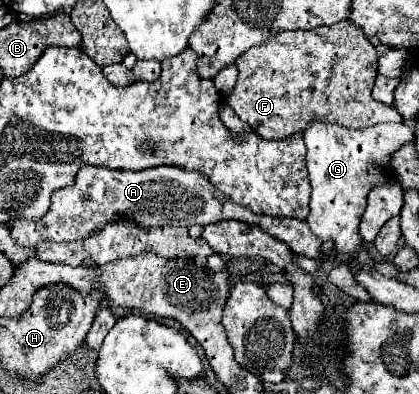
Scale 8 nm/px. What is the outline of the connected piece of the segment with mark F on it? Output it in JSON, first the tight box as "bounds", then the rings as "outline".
{"bounds":[227,21,403,139],"outline":[[[351,21],[309,31],[277,33],[239,55],[235,65],[239,77],[227,103],[263,139],[283,139],[303,133],[315,117],[349,129],[403,121],[395,107],[371,97],[377,75],[377,53],[363,31]]]}

